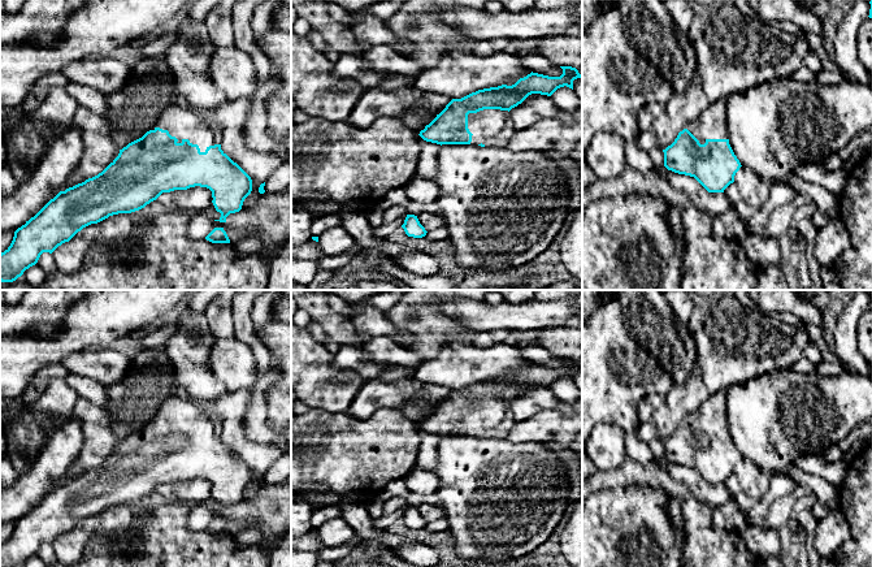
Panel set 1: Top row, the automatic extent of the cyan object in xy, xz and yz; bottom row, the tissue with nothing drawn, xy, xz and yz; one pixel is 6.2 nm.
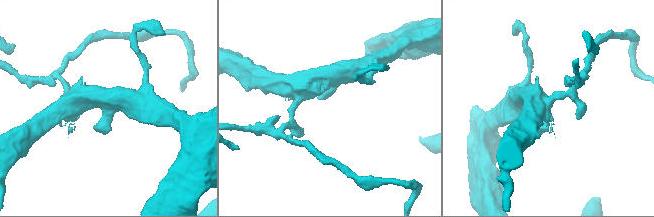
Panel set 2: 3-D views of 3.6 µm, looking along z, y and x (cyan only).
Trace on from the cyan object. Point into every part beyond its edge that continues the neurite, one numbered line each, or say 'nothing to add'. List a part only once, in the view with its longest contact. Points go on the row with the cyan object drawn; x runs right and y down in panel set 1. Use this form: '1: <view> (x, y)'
1: xy (183, 124)

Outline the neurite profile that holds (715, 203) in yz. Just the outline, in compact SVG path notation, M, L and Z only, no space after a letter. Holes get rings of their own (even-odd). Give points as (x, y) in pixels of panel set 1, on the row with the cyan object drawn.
M665 166L658 174L672 187L685 194L691 204L712 216L723 215L732 207L725 192L708 192L694 177L674 173Z

